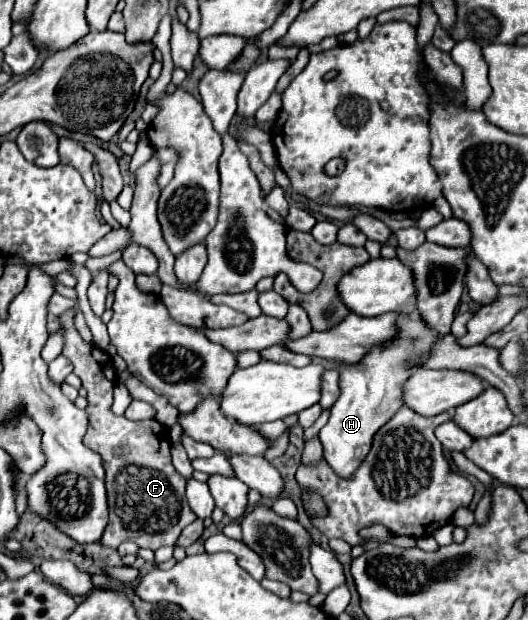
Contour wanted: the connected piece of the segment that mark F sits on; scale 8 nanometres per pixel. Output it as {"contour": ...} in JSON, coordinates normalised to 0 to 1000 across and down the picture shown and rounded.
{"contour":[[[125,502],[121,508],[114,508],[114,521],[121,527],[121,566],[117,573],[125,573],[133,579],[133,585],[140,589],[140,602],[155,611],[155,624],[167,631],[167,695],[159,702],[159,718],[182,731],[189,731],[193,737],[193,750],[201,760],[201,789],[205,789],[205,818],[208,818],[208,840],[197,853],[193,863],[193,879],[220,885],[231,873],[254,873],[265,882],[280,882],[288,889],[295,889],[299,882],[311,879],[330,879],[333,869],[341,866],[345,853],[352,847],[360,847],[371,831],[364,827],[364,821],[356,818],[352,808],[352,773],[330,756],[326,740],[322,740],[322,702],[318,702],[318,689],[311,689],[307,682],[299,682],[295,676],[280,676],[280,679],[246,679],[239,673],[220,673],[208,656],[212,656],[212,631],[216,631],[216,618],[220,618],[220,592],[212,585],[212,576],[186,563],[182,556],[163,553],[152,537],[140,527],[140,502]]]}

